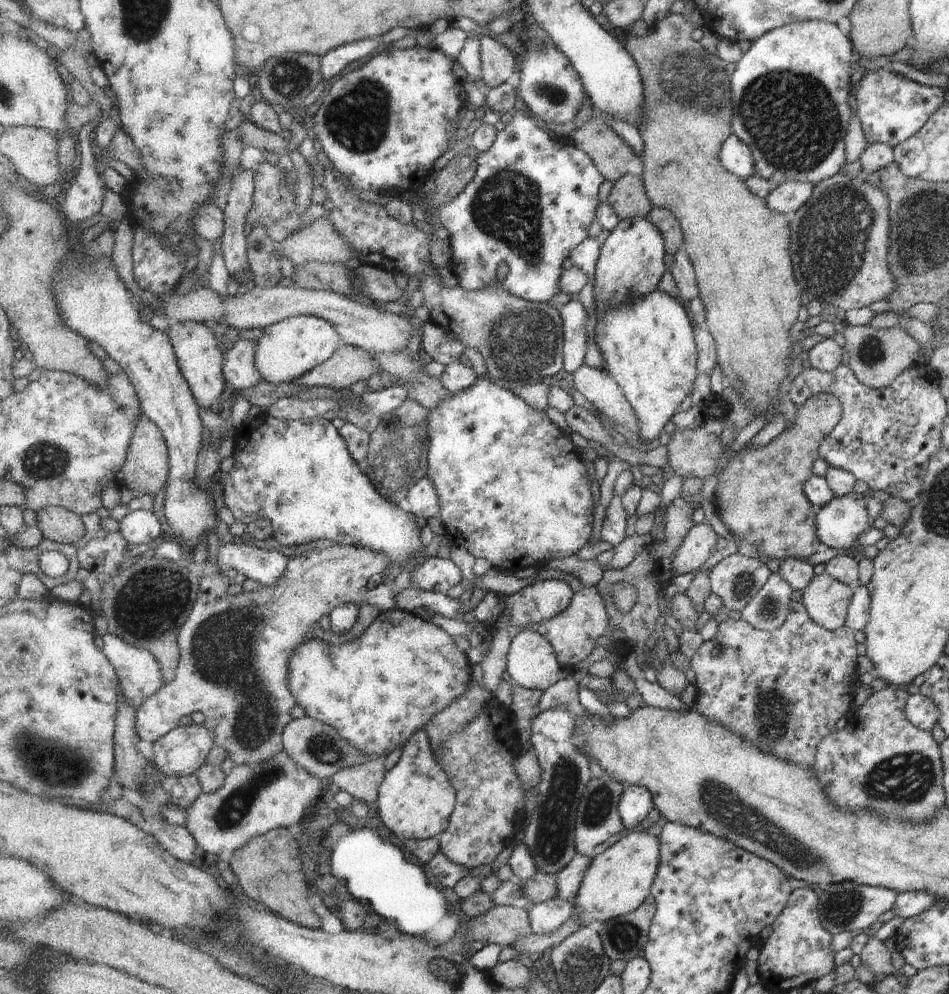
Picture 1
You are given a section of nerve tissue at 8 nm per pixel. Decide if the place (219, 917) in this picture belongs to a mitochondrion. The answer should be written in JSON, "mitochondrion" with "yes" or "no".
{"mitochondrion":"no"}

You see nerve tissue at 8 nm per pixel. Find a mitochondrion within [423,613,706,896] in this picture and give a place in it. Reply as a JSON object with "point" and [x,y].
{"point":[553,821]}

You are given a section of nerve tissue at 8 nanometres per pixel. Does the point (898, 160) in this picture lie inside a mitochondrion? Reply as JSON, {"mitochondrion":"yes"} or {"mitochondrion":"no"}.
{"mitochondrion":"no"}

